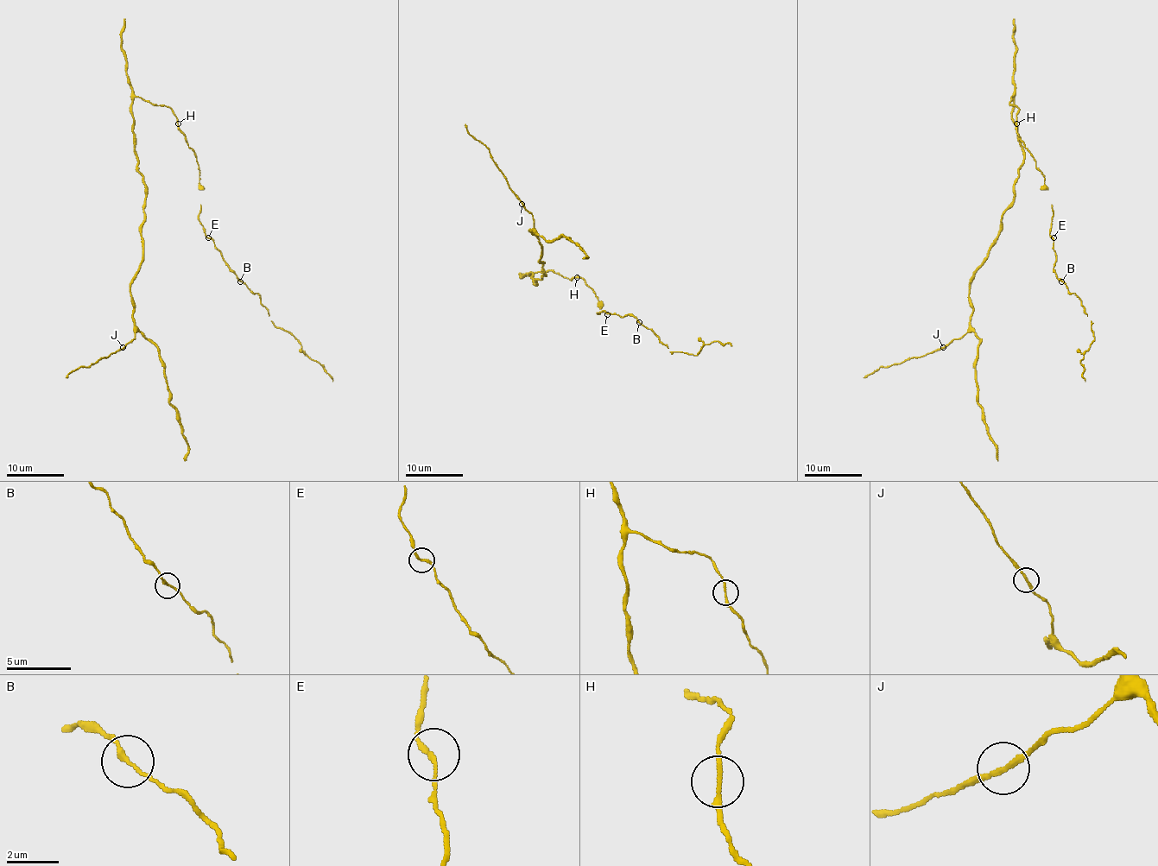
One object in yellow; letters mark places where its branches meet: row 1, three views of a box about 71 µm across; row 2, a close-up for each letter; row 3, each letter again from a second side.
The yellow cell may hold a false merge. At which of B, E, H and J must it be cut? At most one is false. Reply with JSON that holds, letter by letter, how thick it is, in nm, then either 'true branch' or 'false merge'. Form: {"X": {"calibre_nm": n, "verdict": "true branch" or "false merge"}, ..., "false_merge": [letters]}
{"B": {"calibre_nm": 190, "verdict": "true branch"}, "E": {"calibre_nm": 180, "verdict": "true branch"}, "H": {"calibre_nm": 180, "verdict": "true branch"}, "J": {"calibre_nm": 180, "verdict": "true branch"}, "false_merge": []}

